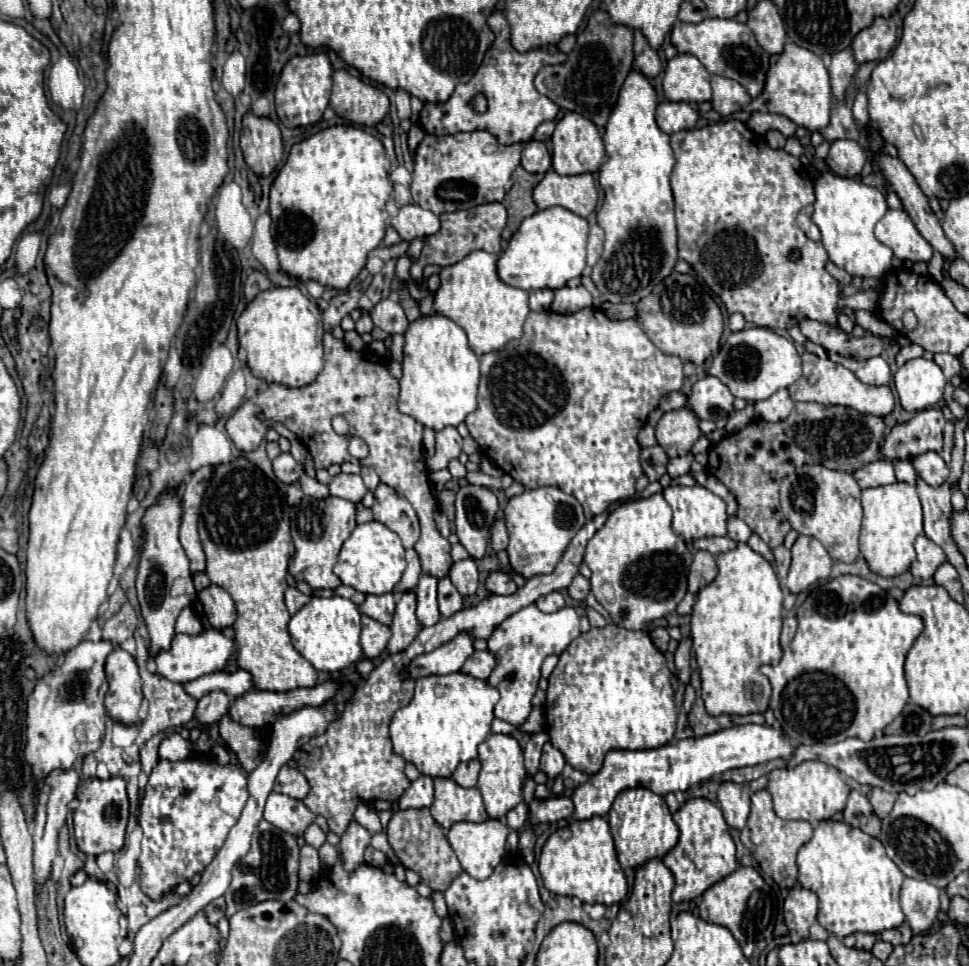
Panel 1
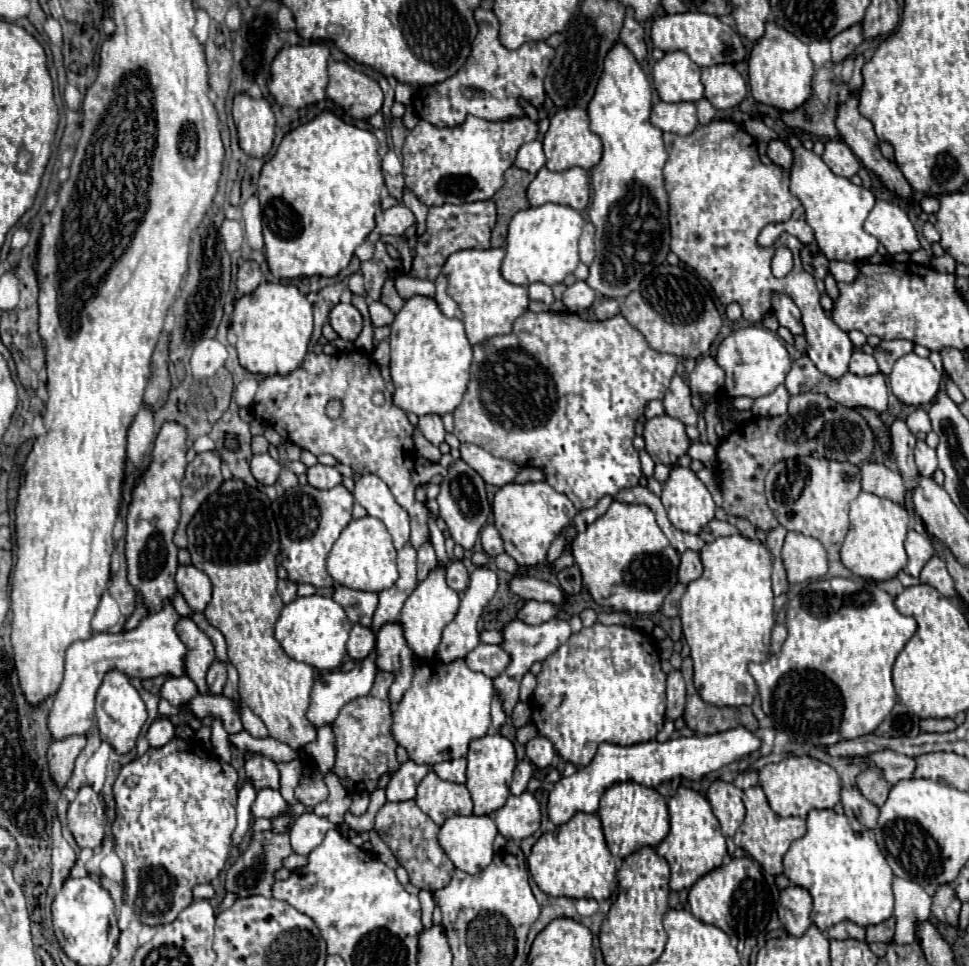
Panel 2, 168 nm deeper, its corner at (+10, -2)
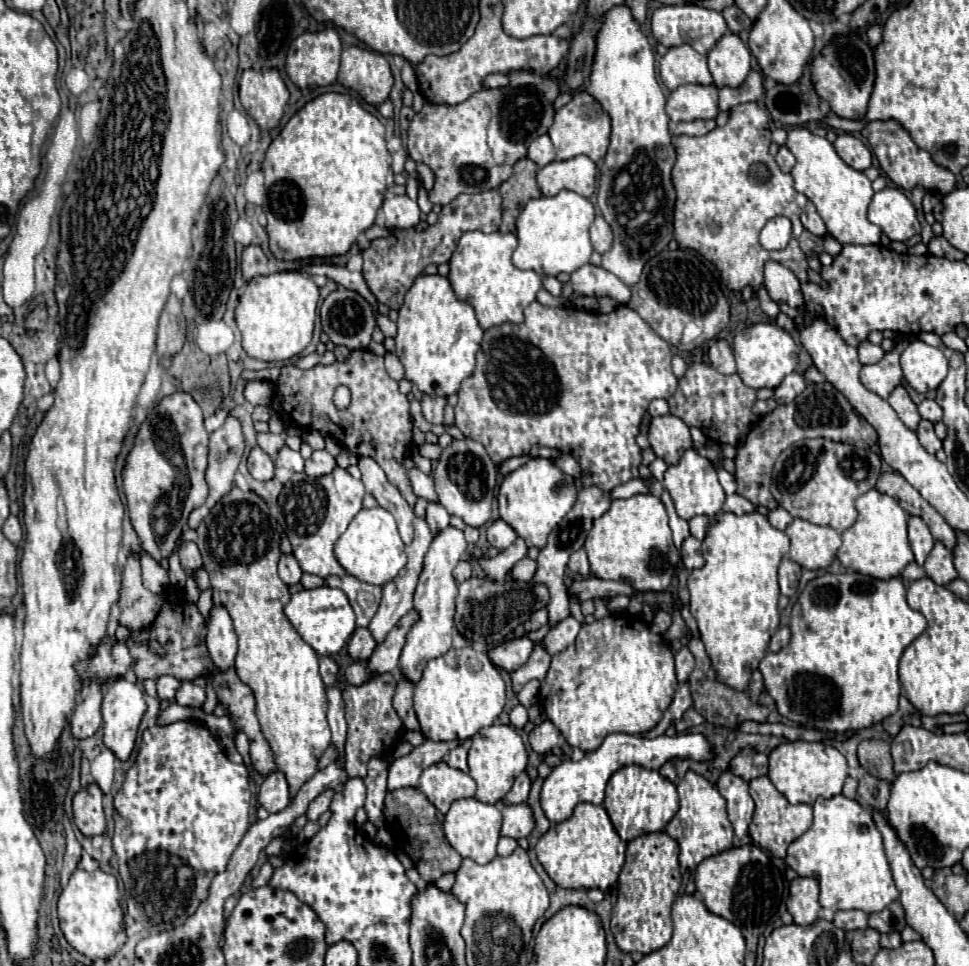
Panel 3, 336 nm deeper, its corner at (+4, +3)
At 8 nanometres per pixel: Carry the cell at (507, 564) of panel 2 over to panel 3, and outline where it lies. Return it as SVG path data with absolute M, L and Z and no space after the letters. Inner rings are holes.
M525 557L511 569L511 575L515 581L529 581L535 575L535 569L537 569L537 561L531 557Z

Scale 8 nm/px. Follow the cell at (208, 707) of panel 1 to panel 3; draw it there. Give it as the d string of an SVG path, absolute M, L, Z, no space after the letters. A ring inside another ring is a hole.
M213 605L207 623L207 649L219 669L227 669L235 663L237 655L237 635L233 631L233 621L223 605Z

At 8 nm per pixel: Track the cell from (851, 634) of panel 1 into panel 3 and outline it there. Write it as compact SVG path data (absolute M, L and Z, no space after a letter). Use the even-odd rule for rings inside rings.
M825 573L807 583L791 611L791 641L777 653L767 653L759 671L763 673L765 687L777 703L779 715L805 727L821 731L859 731L871 727L897 711L901 683L897 665L905 647L917 639L927 627L925 617L913 611L905 601L905 585L901 577L889 581L847 573Z

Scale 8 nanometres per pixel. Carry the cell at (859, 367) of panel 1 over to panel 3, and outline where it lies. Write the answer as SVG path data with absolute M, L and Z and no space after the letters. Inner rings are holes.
M863 341L863 343L857 347L857 351L859 351L859 361L861 361L863 365L867 365L867 363L877 363L877 361L881 361L883 355L885 355L885 351L883 351L879 345L873 345L871 341Z

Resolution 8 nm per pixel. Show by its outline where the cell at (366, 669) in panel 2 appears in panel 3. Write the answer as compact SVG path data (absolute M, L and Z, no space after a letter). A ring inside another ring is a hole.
M411 609L405 617L399 619L399 623L391 629L391 633L387 635L385 643L377 645L375 653L371 655L371 659L367 661L367 673L387 673L387 671L395 671L399 665L399 655L401 649L405 645L405 635L409 633L411 625L415 625L419 617L415 617L415 609Z

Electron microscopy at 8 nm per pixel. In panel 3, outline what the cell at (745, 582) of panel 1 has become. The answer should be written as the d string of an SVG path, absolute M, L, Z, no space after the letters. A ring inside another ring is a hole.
M759 511L735 515L721 513L715 515L713 525L709 525L707 535L703 539L703 557L705 565L701 569L693 569L689 573L689 593L691 593L691 613L699 623L701 639L705 643L707 655L713 661L717 677L721 683L745 691L753 669L759 665L763 655L767 653L767 645L775 629L779 627L779 585L777 585L777 569L783 555L789 549L789 537L785 531L775 529L765 515Z

